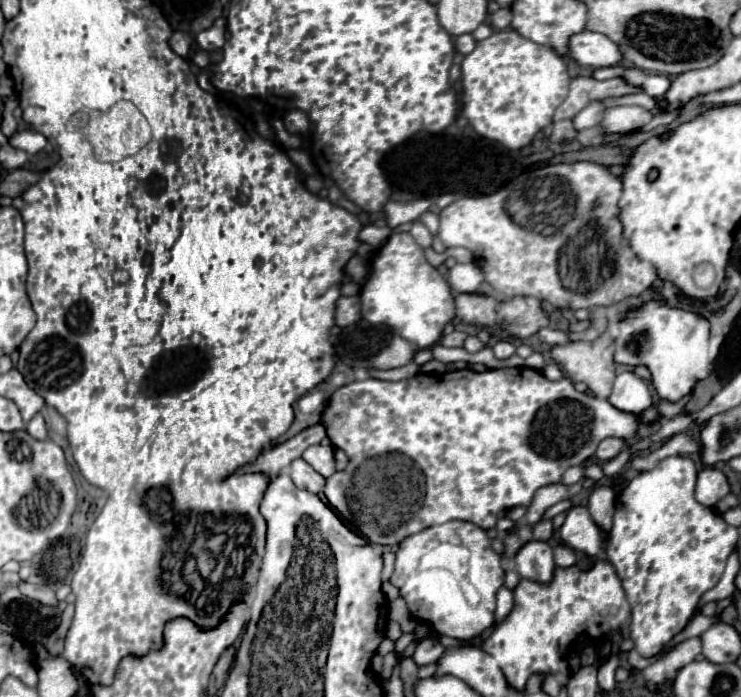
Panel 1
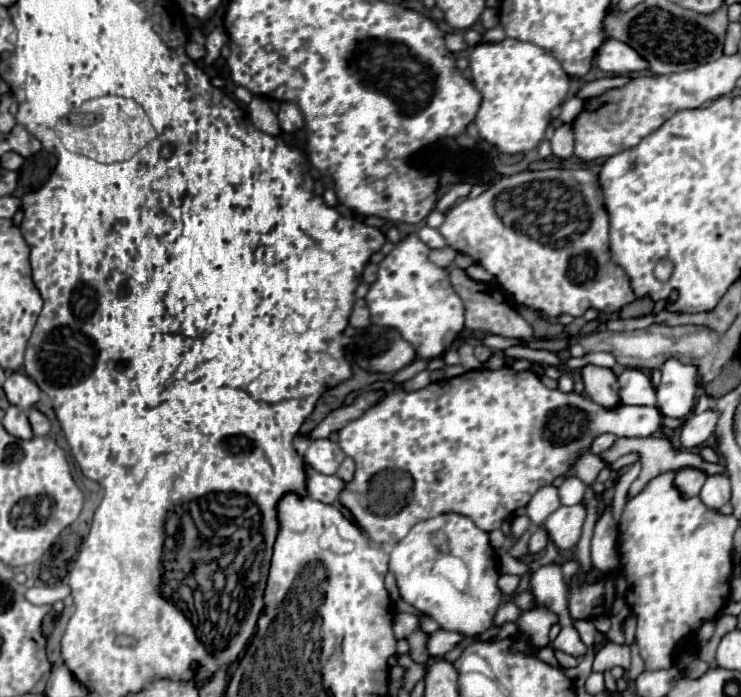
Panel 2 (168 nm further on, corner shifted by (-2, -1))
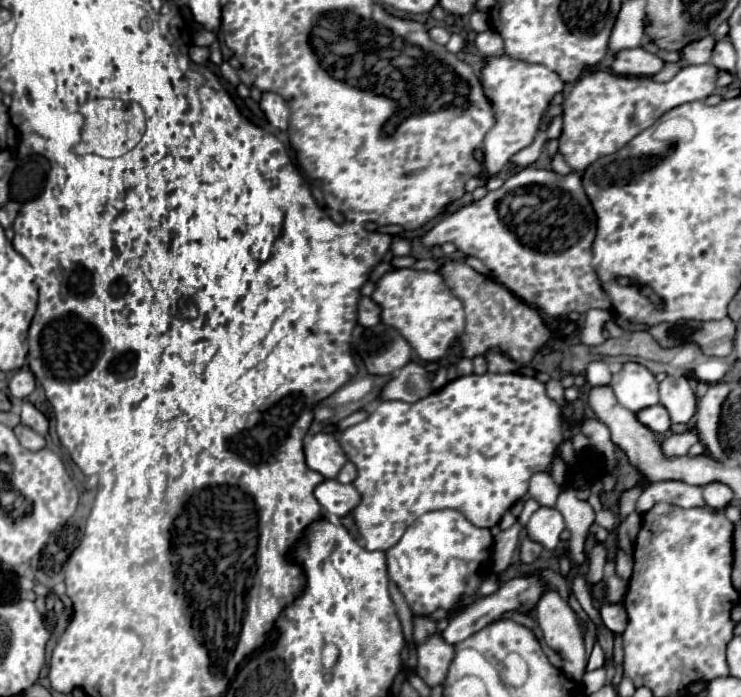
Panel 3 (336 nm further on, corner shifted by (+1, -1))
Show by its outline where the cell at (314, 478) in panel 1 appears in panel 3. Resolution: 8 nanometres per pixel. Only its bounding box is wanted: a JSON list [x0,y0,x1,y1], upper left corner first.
[314,479,360,519]

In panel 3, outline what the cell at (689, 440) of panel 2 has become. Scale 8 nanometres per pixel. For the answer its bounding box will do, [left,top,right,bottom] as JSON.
[660,429,700,457]

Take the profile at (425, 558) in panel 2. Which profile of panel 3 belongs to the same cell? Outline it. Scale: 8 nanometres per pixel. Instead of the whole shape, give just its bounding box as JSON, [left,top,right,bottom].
[386,511,492,615]

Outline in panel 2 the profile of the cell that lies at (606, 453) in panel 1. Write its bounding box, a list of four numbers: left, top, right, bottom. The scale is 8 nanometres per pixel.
[591,433,617,455]

